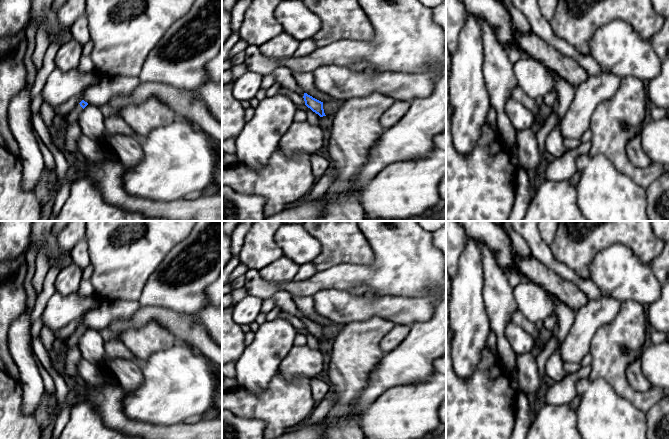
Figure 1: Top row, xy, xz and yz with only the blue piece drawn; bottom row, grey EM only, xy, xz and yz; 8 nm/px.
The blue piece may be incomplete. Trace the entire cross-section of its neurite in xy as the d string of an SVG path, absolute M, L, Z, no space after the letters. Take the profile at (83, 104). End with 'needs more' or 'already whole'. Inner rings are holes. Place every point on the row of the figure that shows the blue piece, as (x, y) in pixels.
M82 100L78 105L74 107L74 109L68 114L65 120L67 127L78 120L81 112L87 105L88 103Z; needs more

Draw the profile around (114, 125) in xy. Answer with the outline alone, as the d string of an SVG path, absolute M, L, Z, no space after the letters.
M119 113L104 118L105 134L107 136L125 135L134 137L133 131Z

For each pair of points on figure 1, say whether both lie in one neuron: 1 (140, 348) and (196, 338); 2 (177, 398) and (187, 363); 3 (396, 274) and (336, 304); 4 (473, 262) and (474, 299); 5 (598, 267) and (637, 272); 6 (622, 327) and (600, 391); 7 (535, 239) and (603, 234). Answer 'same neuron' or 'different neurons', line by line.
1: different neurons
2: same neuron
3: different neurons
4: same neuron
5: same neuron
6: different neurons
7: different neurons

